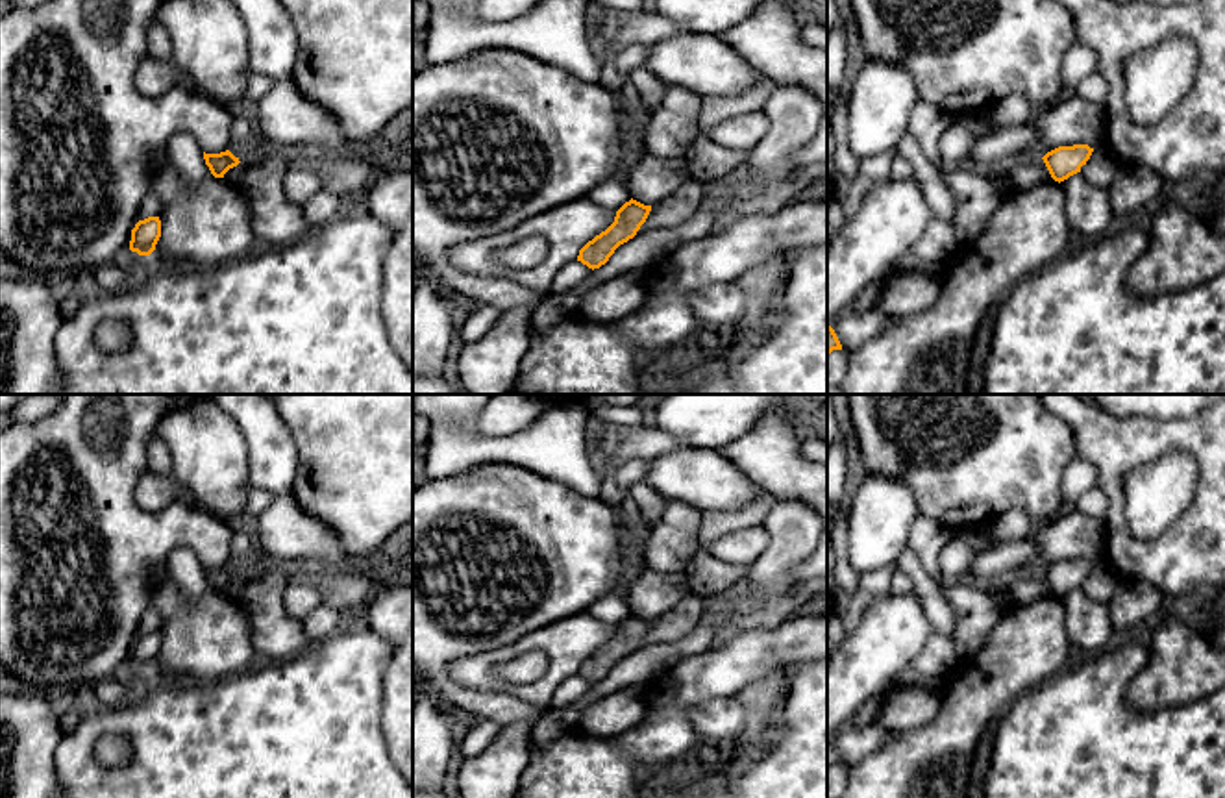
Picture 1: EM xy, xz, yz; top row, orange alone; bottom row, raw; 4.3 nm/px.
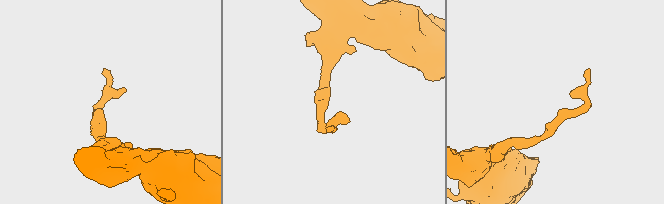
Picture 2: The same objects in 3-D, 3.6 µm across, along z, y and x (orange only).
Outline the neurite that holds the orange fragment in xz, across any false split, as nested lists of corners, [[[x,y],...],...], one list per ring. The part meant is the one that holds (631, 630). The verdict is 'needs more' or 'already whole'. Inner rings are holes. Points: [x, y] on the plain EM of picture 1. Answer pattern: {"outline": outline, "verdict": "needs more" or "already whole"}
{"outline": [[[633,613],[625,617],[616,626],[614,637],[579,665],[577,676],[592,685],[605,680],[620,659],[637,650],[650,626],[651,620],[644,620]]], "verdict": "already whole"}

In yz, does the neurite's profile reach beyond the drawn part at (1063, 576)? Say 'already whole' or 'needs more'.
already whole

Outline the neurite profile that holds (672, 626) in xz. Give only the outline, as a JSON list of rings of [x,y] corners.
[[[690,596],[679,602],[672,611],[651,620],[646,637],[637,648],[661,642],[677,642],[696,630],[699,598]]]

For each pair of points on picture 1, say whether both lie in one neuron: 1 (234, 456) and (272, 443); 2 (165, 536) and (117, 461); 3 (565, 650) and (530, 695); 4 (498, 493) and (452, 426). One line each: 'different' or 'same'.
1: different
2: same
3: same
4: different

